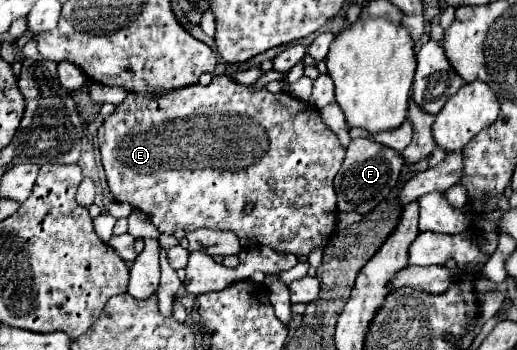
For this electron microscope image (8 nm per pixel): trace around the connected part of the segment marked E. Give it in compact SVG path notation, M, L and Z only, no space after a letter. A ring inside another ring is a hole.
M216 75L212 77L208 87L202 85L188 85L184 89L178 89L176 93L166 93L164 97L140 97L134 93L128 93L126 99L116 107L116 111L104 119L104 123L98 129L98 141L100 141L100 155L106 177L108 177L108 187L114 195L116 201L120 203L130 203L134 209L142 211L148 215L152 225L158 227L160 233L174 233L178 229L184 229L186 233L208 227L208 229L218 229L218 231L234 231L240 237L242 249L254 247L254 245L270 245L278 253L294 253L294 255L308 255L314 247L324 247L328 245L334 229L336 229L336 193L332 187L334 175L338 173L342 159L344 159L344 147L340 145L338 137L330 127L322 121L320 113L310 107L306 101L294 99L290 93L268 93L266 89L252 91L248 85L238 85L232 81L228 75ZM246 203L254 203L254 209L250 213L244 211Z

